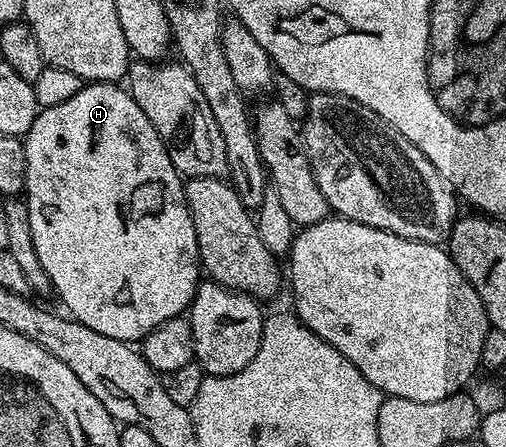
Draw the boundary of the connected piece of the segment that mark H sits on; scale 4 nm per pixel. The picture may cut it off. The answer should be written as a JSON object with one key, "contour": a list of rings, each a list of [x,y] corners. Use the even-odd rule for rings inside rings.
{"contour":[[[87,82],[76,93],[76,97],[68,97],[61,105],[52,105],[39,110],[32,121],[30,132],[24,136],[26,145],[26,189],[24,198],[28,209],[28,221],[32,225],[32,245],[36,245],[36,257],[40,257],[40,265],[44,265],[44,273],[48,273],[53,294],[62,298],[73,318],[79,323],[88,325],[88,329],[96,329],[96,333],[104,333],[104,337],[116,337],[131,345],[145,339],[152,329],[156,329],[164,321],[177,319],[189,308],[200,282],[200,260],[196,229],[186,204],[186,188],[183,176],[172,165],[172,157],[168,157],[168,149],[152,129],[152,121],[144,117],[144,109],[136,105],[129,90],[118,83]]]}

